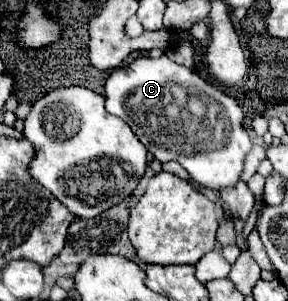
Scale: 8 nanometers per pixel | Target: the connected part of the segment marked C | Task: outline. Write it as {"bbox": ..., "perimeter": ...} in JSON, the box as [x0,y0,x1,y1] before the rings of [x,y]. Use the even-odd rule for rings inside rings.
{"bbox":[105,54,253,192],"perimeter":[[[163,54],[161,58],[137,58],[133,64],[113,70],[105,82],[105,108],[107,112],[125,120],[135,136],[143,142],[143,146],[159,162],[177,160],[197,184],[221,192],[235,188],[235,184],[239,182],[245,156],[253,146],[243,126],[243,110],[231,96],[207,84],[203,78],[197,76],[195,70],[175,64],[167,54]],[[197,104],[207,104],[203,116],[197,116]]]}

